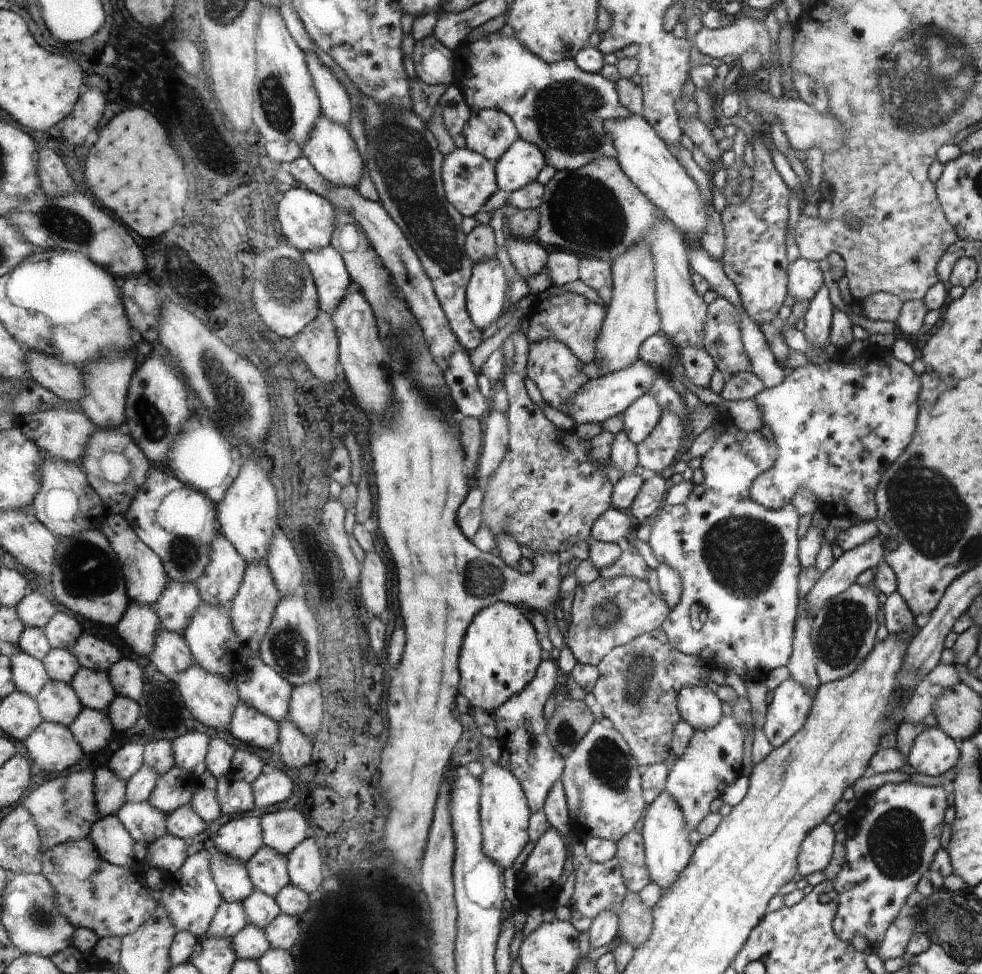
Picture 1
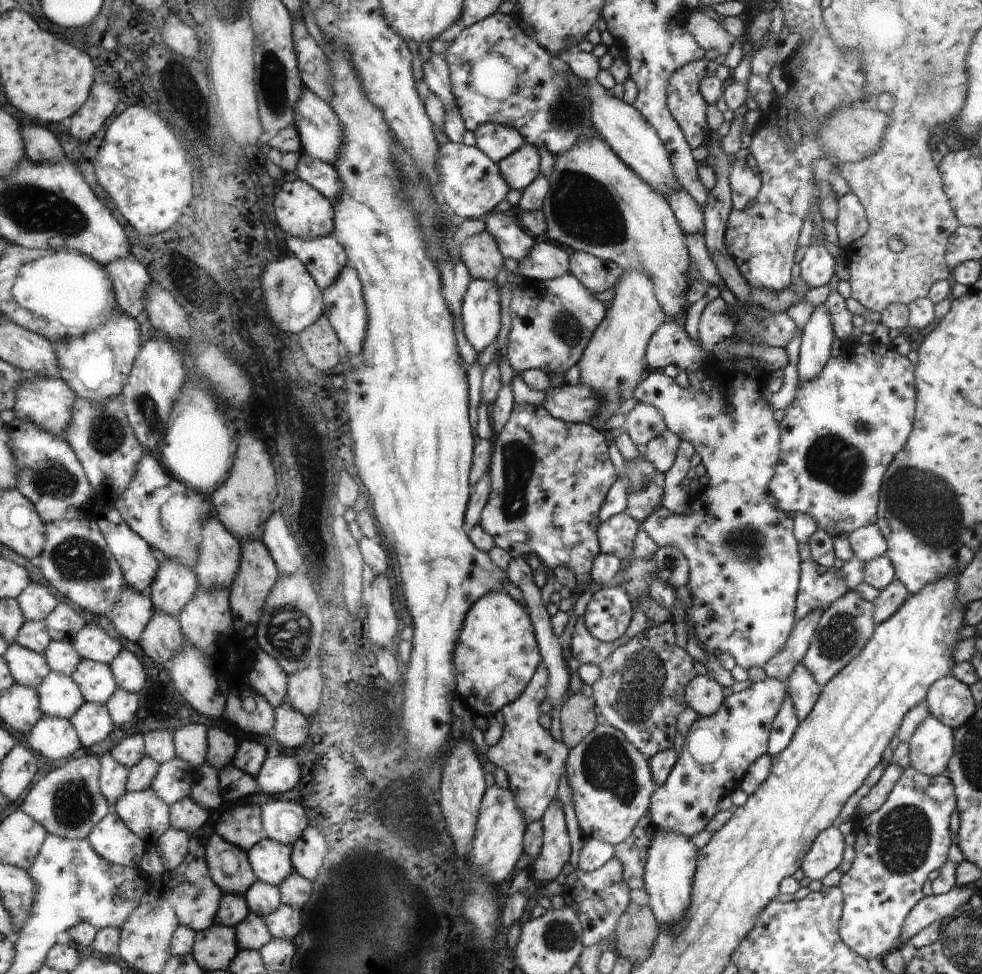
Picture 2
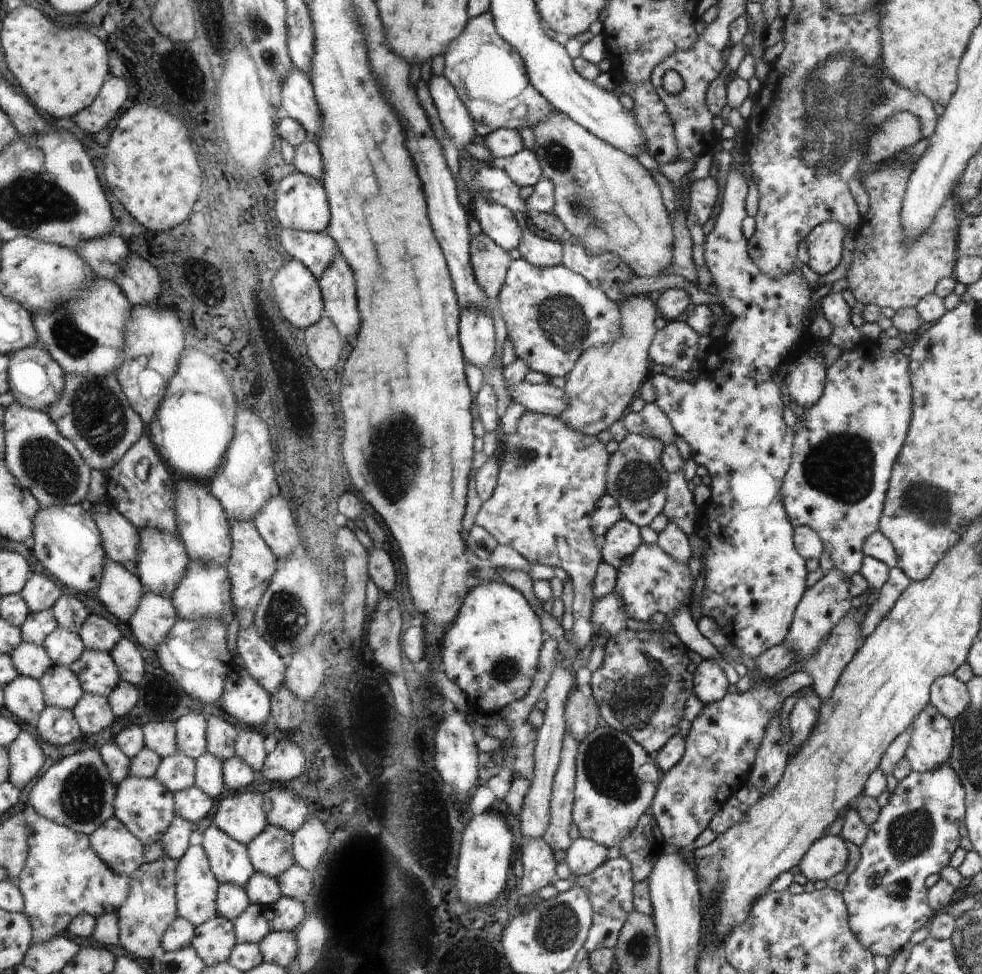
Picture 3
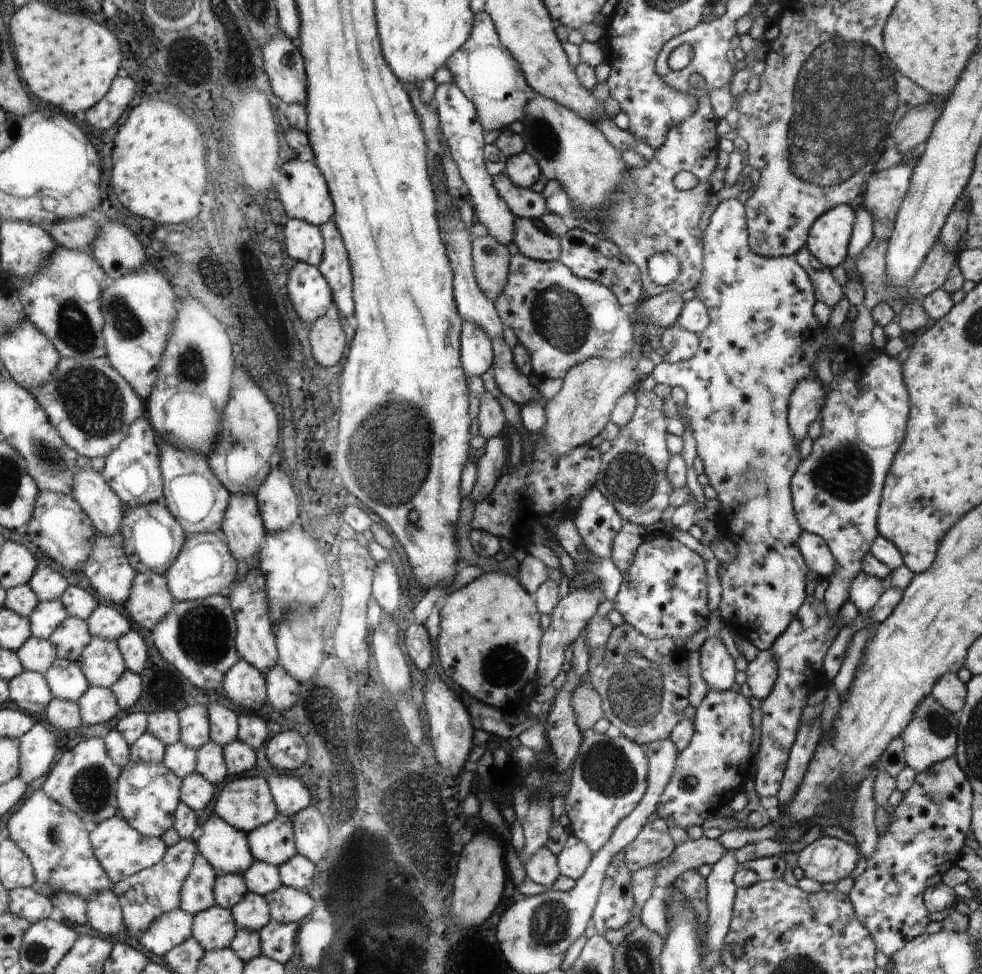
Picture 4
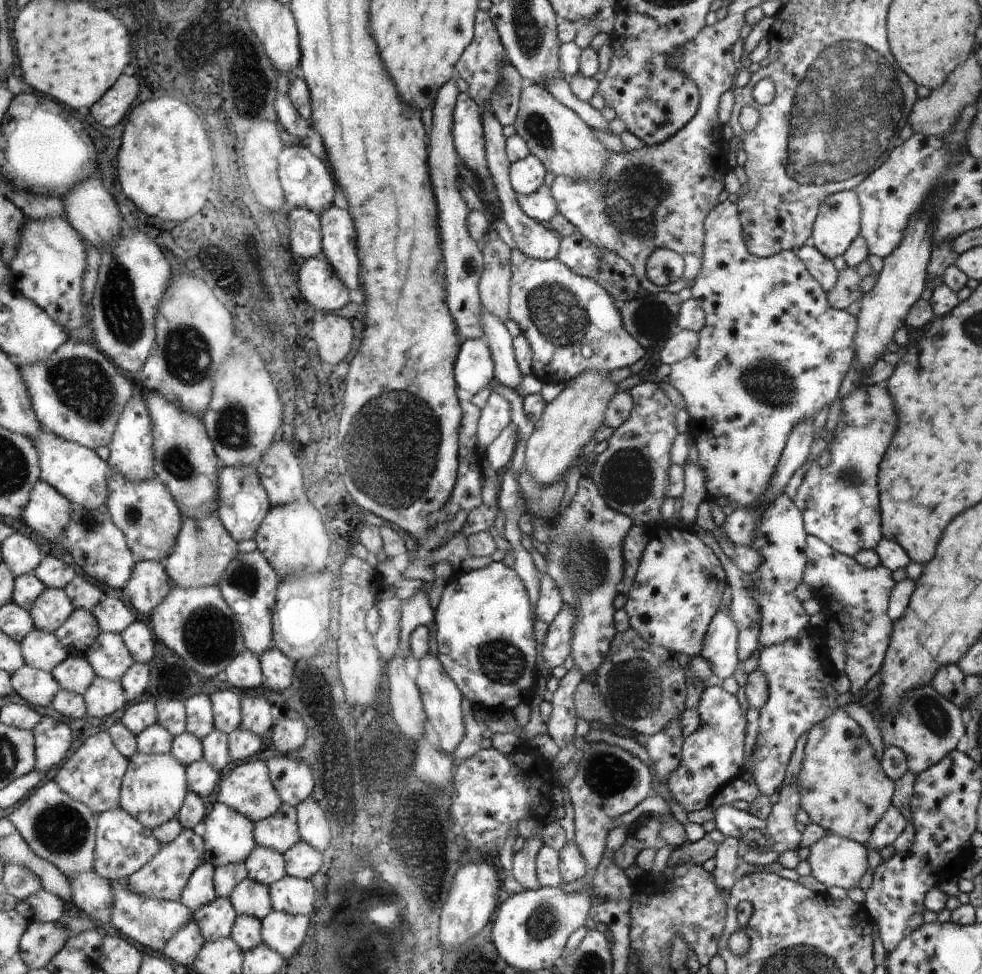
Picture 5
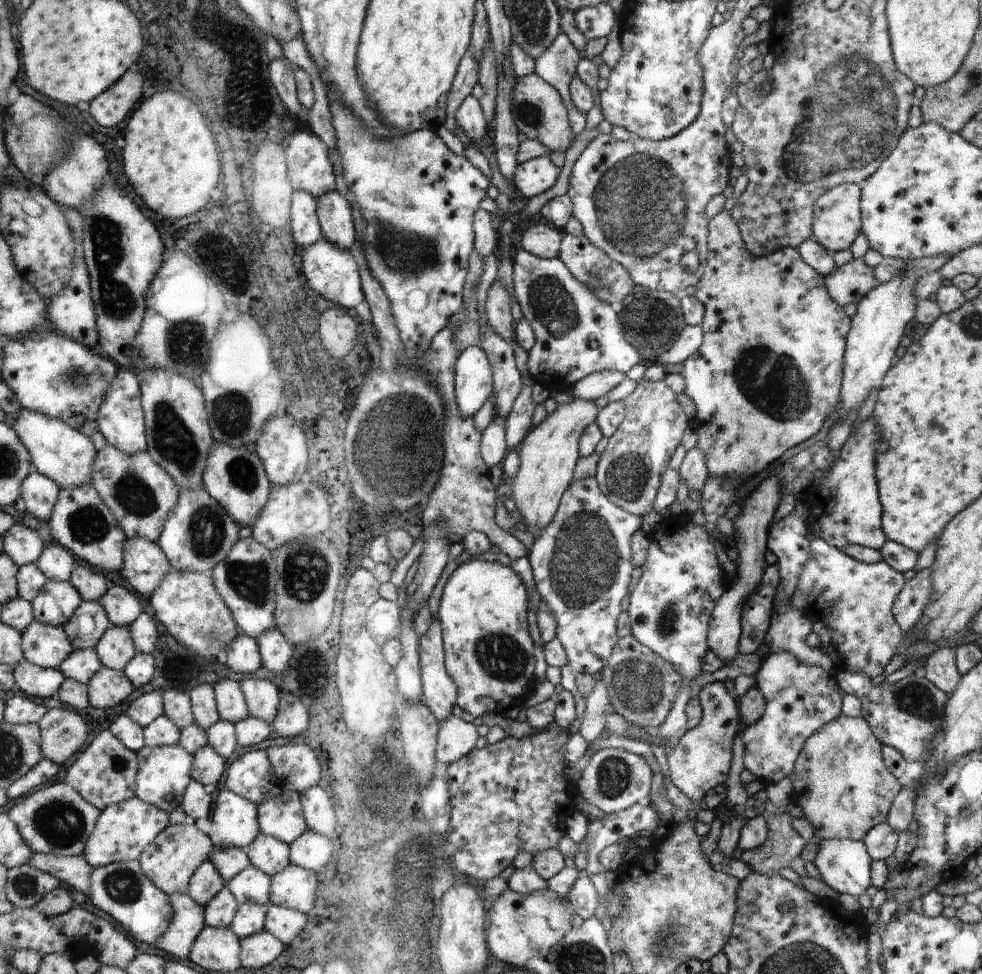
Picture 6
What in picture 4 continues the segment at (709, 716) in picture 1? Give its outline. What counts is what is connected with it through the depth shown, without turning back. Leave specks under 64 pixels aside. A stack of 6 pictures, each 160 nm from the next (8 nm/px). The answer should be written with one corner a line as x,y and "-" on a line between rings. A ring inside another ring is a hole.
708,636
699,653
701,675
706,684
712,690
727,691
735,682
737,670
721,638

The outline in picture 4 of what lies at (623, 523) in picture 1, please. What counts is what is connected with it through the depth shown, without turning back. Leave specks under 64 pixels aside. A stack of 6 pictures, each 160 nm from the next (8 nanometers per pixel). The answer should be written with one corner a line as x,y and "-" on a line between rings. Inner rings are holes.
626,522
620,528
619,534
615,536
612,555
609,557
614,566
623,574
630,568
646,534
648,532
642,525

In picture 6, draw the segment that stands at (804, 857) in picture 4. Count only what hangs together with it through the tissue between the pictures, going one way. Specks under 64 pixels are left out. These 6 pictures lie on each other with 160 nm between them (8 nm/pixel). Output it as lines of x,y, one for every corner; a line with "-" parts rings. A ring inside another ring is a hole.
822,839
813,860
821,879
838,892
860,896
870,886
870,856
863,841

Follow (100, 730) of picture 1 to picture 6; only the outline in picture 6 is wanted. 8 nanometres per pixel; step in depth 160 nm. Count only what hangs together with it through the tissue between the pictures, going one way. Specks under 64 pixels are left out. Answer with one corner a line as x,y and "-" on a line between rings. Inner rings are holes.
104,666
90,680
87,688
90,692
91,706
100,710
118,706
126,702
130,694
134,694
131,680
124,671
116,671

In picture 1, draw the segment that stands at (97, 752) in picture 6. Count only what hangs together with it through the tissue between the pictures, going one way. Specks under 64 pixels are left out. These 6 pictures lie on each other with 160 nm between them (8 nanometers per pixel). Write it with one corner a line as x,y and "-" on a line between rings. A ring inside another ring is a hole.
63,771
60,776
52,778
34,790
26,798
24,805
30,810
43,834
45,849
69,841
87,839
91,828
99,821
100,814
96,802
94,771

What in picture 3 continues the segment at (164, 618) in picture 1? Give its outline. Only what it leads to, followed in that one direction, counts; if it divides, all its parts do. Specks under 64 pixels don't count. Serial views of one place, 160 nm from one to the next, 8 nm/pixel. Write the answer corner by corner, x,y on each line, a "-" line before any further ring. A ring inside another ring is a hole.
142,528
138,529
138,560
136,567
139,580
142,582
145,590
159,593
160,596
172,596
172,592
183,583
184,576
187,575
188,568
191,565
190,554
179,536
172,536
166,530
162,532
160,528

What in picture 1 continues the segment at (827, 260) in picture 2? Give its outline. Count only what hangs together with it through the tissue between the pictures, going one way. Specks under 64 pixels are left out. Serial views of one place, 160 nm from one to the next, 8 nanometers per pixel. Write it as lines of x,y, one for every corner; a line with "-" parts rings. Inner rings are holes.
800,258
792,262
791,292
796,301
815,299
824,284
824,274
818,261

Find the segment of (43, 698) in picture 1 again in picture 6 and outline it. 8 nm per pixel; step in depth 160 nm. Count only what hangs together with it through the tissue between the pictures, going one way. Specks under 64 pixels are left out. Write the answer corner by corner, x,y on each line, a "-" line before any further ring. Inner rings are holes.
94,649
73,650
70,657
58,668
65,678
87,685
103,664

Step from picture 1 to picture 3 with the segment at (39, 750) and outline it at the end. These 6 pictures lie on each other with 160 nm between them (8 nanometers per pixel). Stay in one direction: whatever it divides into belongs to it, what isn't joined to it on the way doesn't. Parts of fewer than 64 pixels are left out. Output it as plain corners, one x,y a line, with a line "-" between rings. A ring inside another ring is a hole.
47,706
36,727
47,746
57,748
80,738
79,722
72,710

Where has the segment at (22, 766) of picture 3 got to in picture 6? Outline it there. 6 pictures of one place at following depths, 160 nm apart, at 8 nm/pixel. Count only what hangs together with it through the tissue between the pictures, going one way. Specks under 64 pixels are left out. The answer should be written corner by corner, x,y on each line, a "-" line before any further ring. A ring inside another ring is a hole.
49,710
40,726
43,728
44,758
60,767
82,748
86,740
84,720
70,710

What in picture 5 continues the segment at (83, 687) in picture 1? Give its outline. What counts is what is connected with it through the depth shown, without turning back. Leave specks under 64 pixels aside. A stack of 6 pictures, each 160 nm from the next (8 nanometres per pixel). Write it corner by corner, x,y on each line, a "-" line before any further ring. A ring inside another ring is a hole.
100,630
98,638
87,652
95,676
108,681
120,681
135,662
121,633

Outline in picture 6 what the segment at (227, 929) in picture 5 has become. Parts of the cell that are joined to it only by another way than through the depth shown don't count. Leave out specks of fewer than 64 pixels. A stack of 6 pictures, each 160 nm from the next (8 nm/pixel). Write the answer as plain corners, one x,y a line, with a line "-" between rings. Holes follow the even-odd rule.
224,885
220,892
204,906
206,926
216,927
217,929
230,927
237,911
237,906
238,904
232,891

